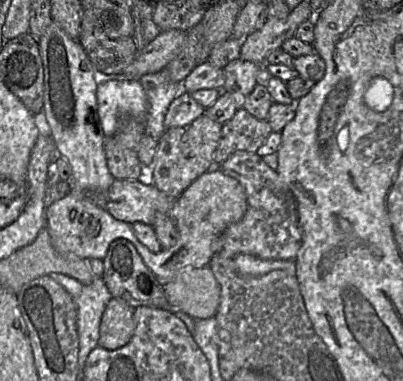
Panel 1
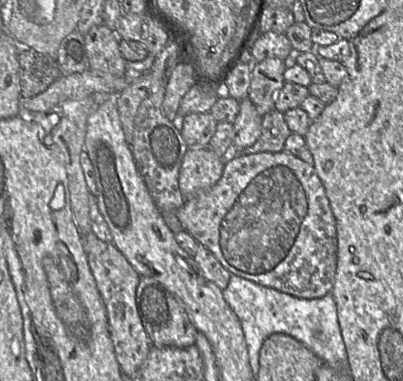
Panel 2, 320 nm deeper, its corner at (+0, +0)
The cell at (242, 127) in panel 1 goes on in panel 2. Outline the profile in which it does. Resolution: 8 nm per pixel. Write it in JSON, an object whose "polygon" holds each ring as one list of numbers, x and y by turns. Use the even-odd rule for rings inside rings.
{"polygon":[[273,109,262,116,261,135,251,146,238,151,238,154,258,152,281,152,287,137,291,134,284,113]]}

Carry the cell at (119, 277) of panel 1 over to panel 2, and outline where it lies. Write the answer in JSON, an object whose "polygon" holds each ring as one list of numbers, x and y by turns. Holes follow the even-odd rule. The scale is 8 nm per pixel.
{"polygon":[[140,276,136,290,136,303,152,346,182,348,195,344,198,330,182,303,162,283,150,276]]}

